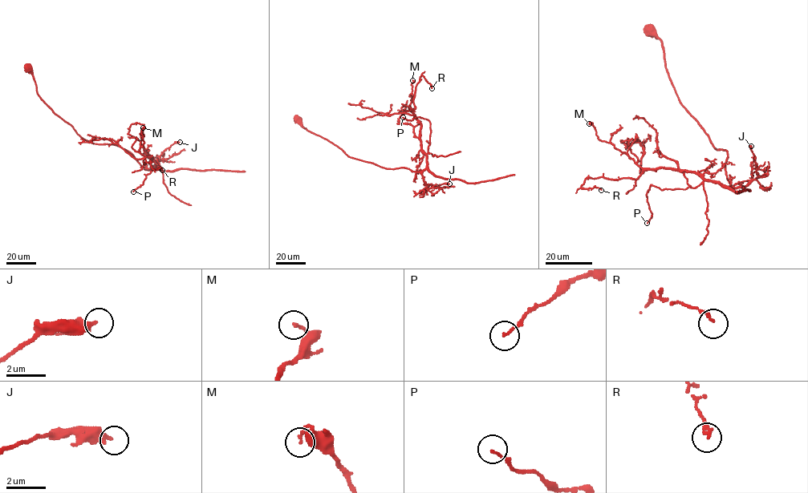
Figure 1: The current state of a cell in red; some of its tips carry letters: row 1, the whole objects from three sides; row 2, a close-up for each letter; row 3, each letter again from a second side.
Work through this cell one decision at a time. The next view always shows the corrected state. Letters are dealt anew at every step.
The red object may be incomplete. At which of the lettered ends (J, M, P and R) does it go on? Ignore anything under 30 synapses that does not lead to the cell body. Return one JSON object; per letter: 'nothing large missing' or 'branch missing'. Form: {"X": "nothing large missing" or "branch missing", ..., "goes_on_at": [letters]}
{"J": "nothing large missing", "M": "nothing large missing", "P": "nothing large missing", "R": "nothing large missing", "goes_on_at": []}

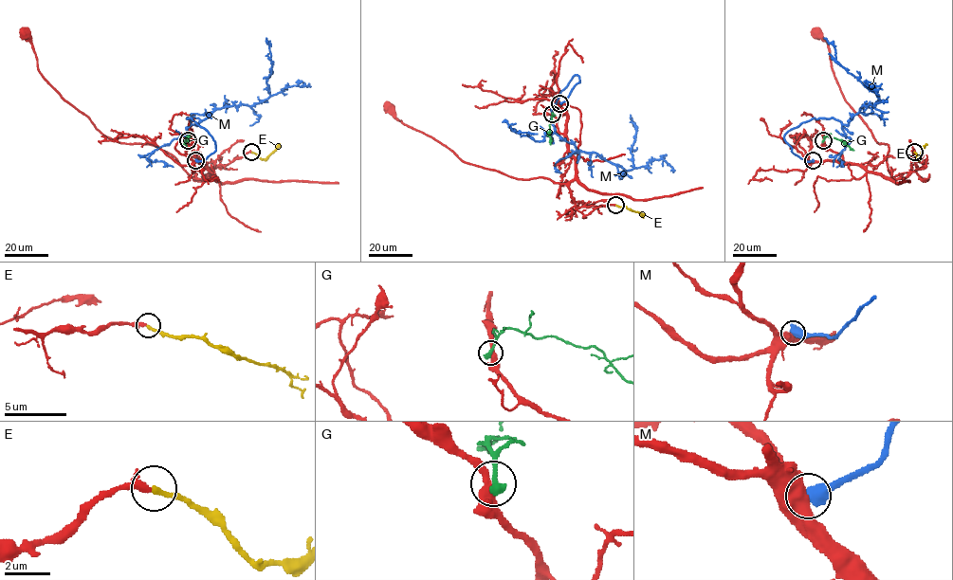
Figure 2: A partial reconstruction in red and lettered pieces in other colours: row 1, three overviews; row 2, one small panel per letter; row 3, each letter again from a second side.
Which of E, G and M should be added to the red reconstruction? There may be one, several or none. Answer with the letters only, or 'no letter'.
E

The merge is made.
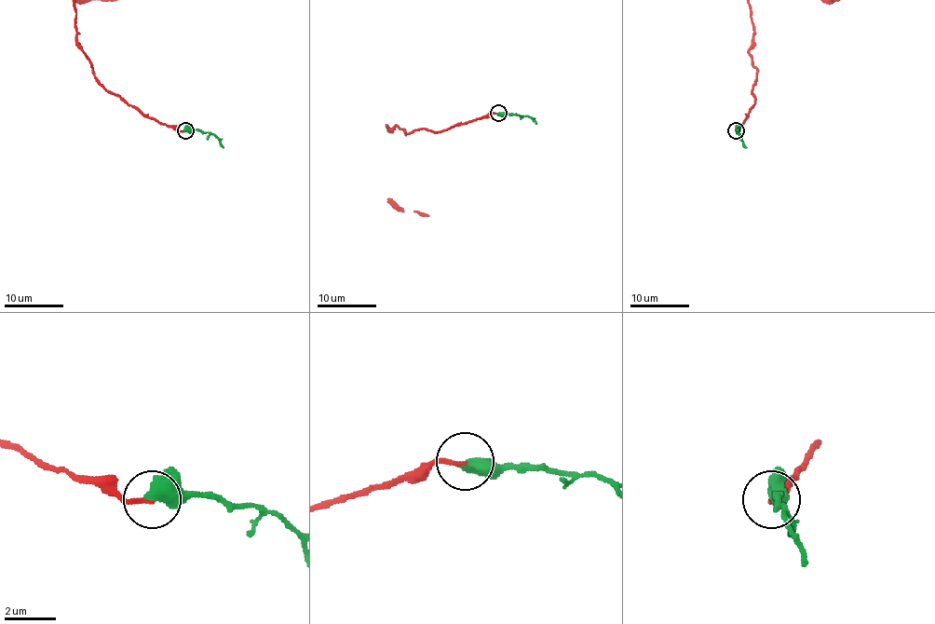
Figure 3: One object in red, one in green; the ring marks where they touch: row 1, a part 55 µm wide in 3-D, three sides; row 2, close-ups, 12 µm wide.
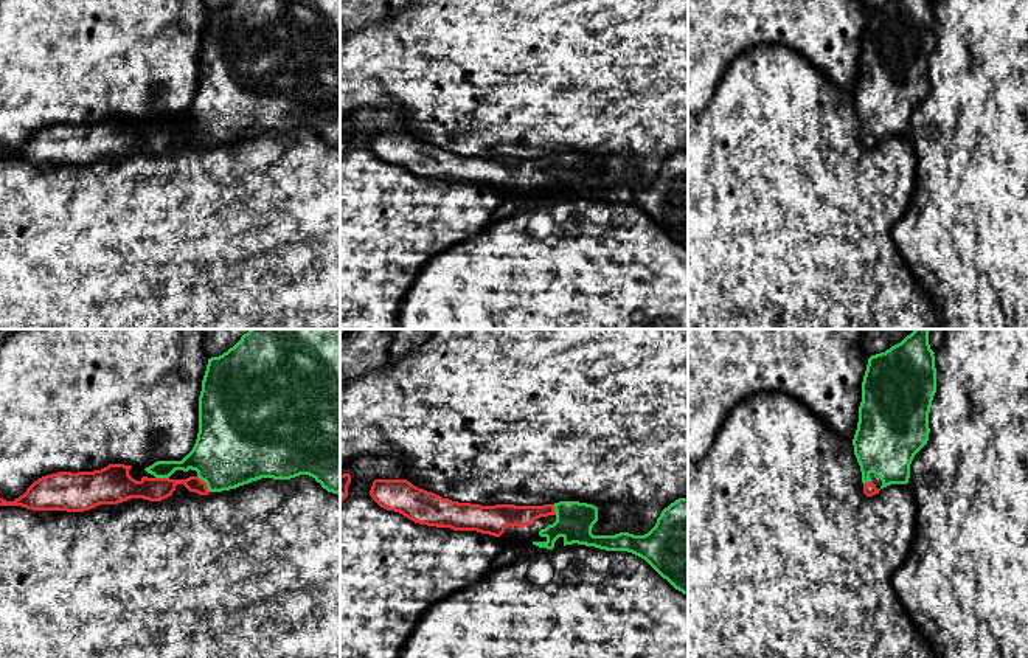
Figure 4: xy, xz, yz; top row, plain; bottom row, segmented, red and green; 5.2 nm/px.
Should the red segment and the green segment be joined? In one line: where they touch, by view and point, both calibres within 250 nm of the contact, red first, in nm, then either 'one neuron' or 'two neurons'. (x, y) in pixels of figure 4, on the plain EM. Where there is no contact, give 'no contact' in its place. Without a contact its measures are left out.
meets red in xy at (205, 135); 120 nm thick on the red side, 400 nm on the other; one neuron

